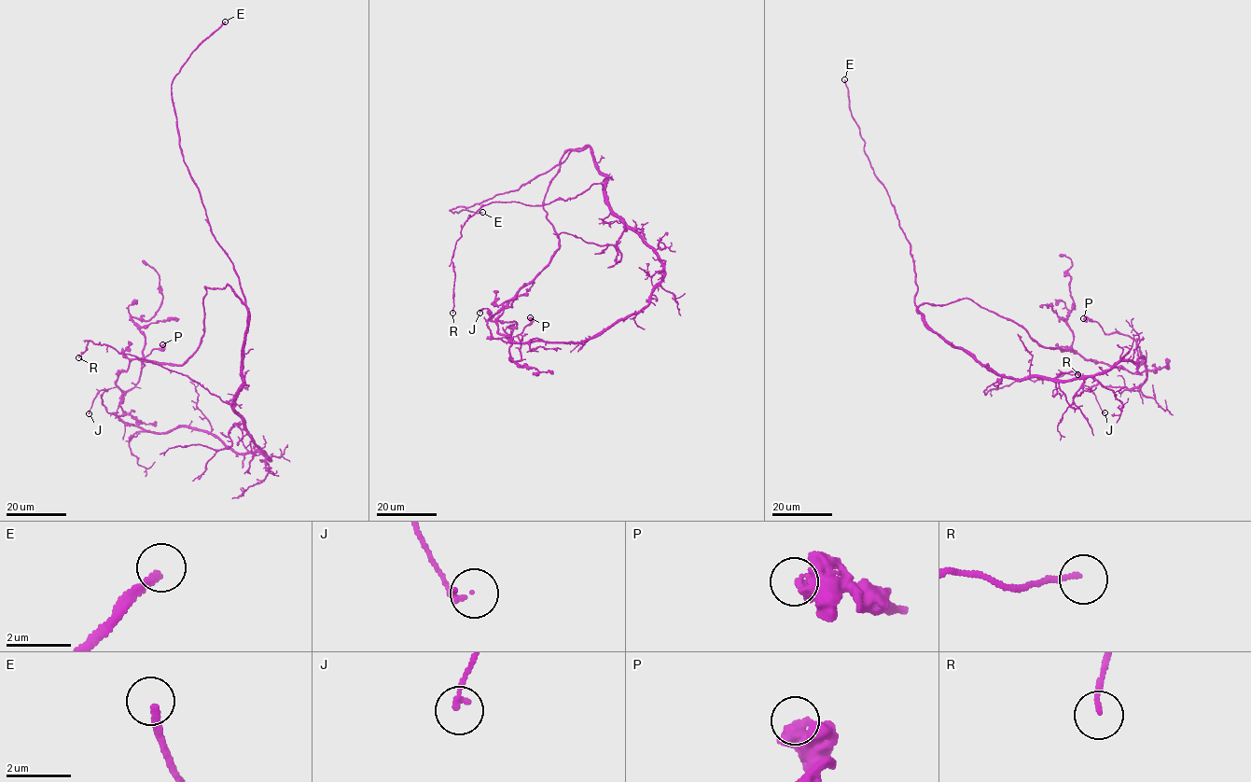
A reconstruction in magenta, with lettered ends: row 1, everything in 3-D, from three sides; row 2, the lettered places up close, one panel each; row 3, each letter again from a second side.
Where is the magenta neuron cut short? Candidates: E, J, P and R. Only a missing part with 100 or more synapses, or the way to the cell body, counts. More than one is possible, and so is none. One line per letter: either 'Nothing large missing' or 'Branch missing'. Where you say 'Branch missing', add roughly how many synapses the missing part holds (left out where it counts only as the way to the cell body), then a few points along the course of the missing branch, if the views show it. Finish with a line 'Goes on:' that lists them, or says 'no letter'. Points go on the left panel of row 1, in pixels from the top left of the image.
E: Branch missing
J: Nothing large missing
P: Nothing large missing
R: Nothing large missing
Goes on: E

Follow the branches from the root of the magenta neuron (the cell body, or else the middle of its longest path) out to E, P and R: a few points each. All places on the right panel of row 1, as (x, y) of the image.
E: (947, 342), (924, 321), (914, 302), (917, 288), (910, 243), (865, 151), (844, 79)
P: (947, 342), (917, 309), (966, 298), (1021, 325), (1041, 345), (1135, 371), (1142, 356), (1133, 340), (1083, 318)
R: (947, 342), (999, 374), (996, 387), (1001, 383), (997, 379), (985, 394), (1024, 378), (1077, 374)

